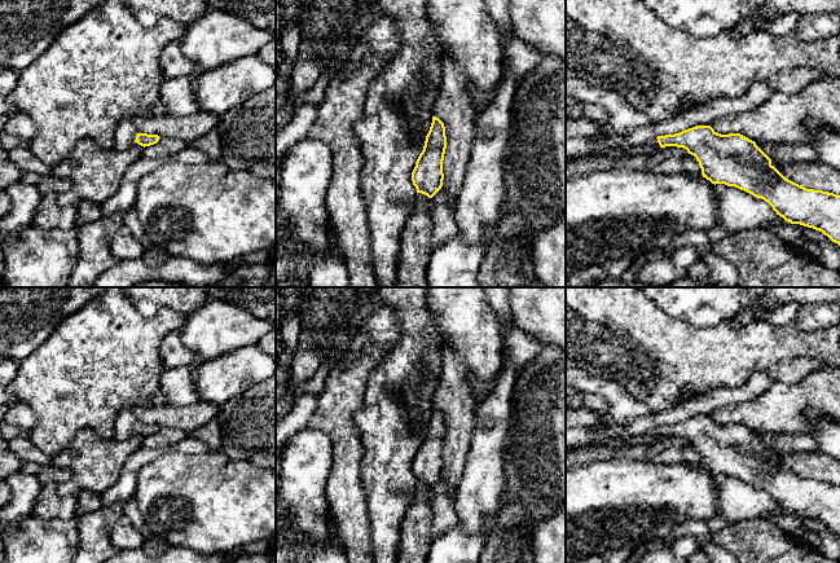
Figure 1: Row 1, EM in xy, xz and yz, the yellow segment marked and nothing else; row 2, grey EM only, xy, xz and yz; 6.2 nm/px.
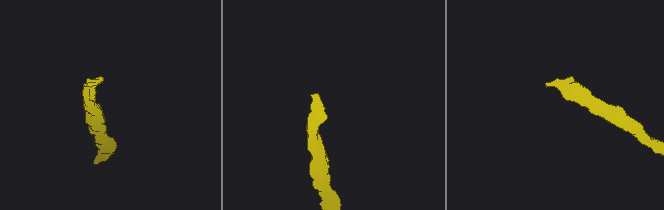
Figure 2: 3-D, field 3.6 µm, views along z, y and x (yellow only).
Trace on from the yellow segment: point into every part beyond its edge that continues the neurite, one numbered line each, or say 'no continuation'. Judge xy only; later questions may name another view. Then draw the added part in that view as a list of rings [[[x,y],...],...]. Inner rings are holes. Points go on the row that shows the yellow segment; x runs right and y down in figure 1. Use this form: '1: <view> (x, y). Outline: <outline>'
1: xy (124, 136). Outline: [[[124,119],[122,123],[119,123],[114,133],[114,149],[118,151],[129,149],[133,145],[137,133],[138,132],[132,123],[132,119]]]

